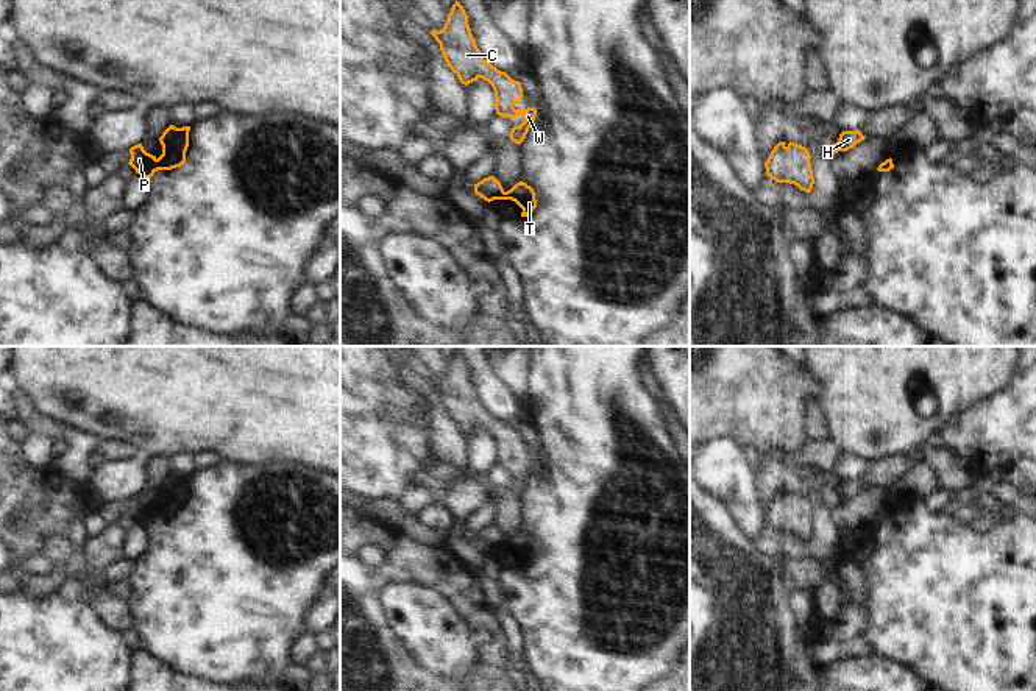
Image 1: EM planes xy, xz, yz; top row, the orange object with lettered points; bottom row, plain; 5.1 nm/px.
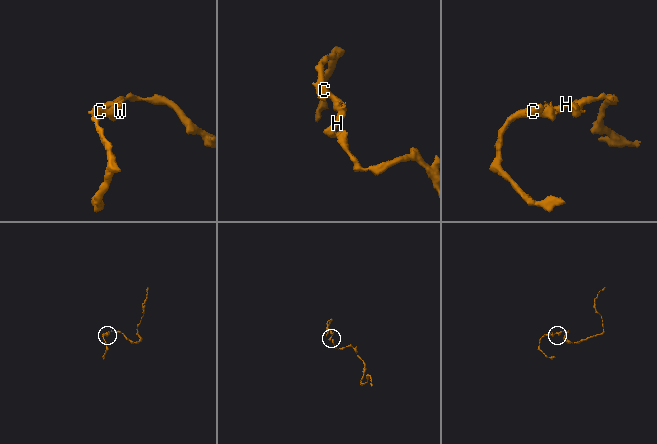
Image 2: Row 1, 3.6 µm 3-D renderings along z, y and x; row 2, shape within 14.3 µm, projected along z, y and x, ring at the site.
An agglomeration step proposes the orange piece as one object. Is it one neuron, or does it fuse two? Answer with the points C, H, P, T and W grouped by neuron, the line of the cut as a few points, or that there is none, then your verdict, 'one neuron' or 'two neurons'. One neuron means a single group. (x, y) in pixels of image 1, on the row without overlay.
C H P W / T | xy (156, 509), (153, 520) | two neurons

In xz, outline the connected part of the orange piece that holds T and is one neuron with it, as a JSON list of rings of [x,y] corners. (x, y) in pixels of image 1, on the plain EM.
[[[520,530],[510,540],[506,541],[504,549],[515,551],[521,558],[521,566],[527,566],[537,557],[535,541],[530,535]]]

